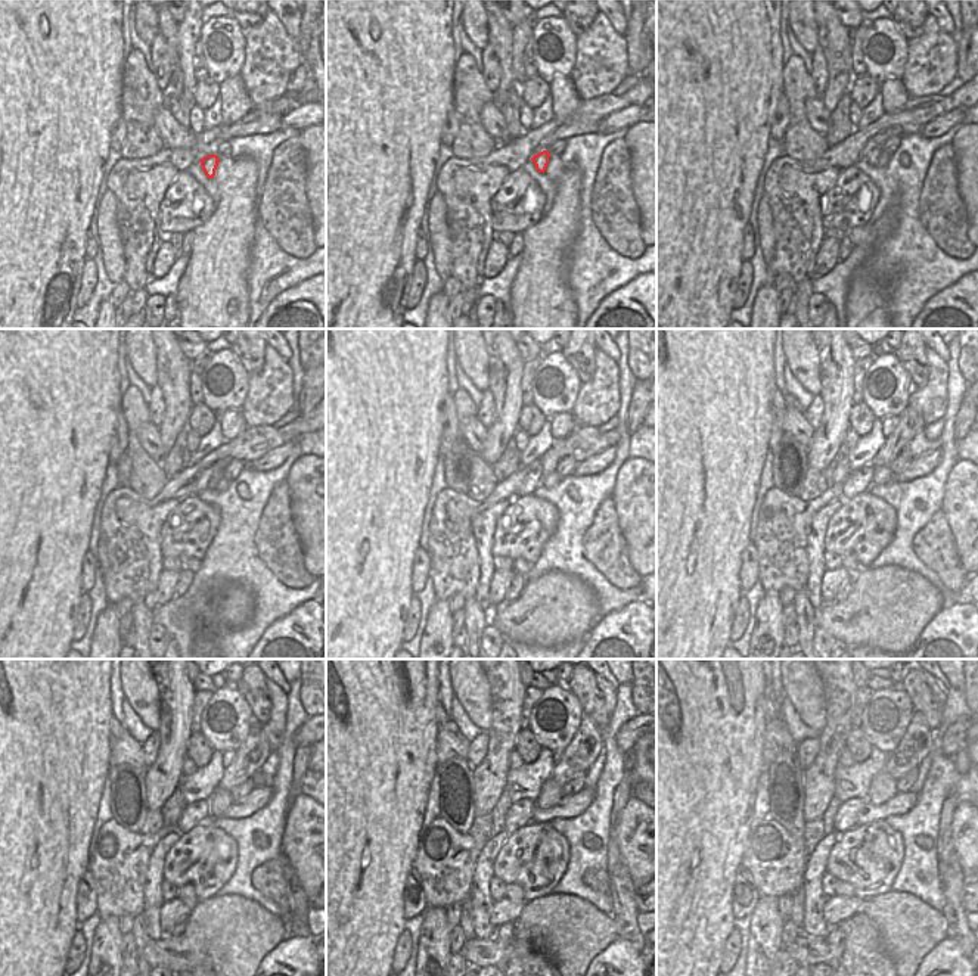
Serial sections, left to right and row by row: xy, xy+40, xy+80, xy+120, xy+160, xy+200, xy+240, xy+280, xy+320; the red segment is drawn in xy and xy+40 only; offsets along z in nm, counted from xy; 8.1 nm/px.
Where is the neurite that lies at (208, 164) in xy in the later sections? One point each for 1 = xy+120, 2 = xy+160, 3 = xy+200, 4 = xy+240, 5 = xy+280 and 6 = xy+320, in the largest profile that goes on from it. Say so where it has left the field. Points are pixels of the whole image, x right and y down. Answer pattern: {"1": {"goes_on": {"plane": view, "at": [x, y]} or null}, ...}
{"1": {"goes_on": {"plane": "xy+120", "at": [213, 482]}}, "2": {"goes_on": {"plane": "xy+160", "at": [552, 457]}}, "3": {"goes_on": {"plane": "xy+200", "at": [910, 423]}}, "4": {"goes_on": {"plane": "xy+240", "at": [250, 757]}}, "5": {"goes_on": {"plane": "xy+280", "at": [583, 749]}}, "6": {"goes_on": {"plane": "xy+320", "at": [918, 740]}}}

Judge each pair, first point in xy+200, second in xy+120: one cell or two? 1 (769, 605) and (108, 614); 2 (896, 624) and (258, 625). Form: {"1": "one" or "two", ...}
{"1": "one", "2": "two"}

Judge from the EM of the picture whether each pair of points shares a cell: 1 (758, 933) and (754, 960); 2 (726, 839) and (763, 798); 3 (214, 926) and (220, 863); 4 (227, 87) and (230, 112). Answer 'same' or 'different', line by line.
1: same
2: different
3: different
4: same

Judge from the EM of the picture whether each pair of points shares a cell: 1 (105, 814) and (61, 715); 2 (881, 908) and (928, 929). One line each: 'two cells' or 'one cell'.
1: two cells
2: one cell

